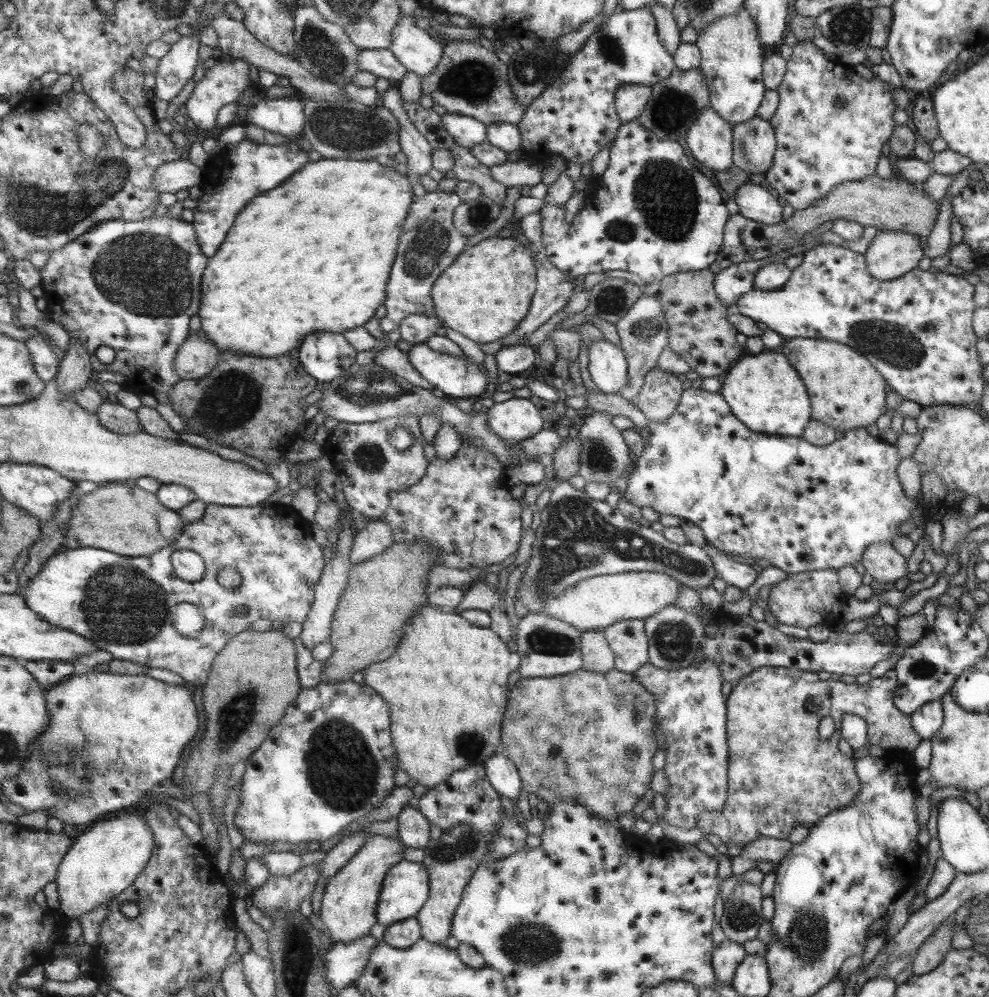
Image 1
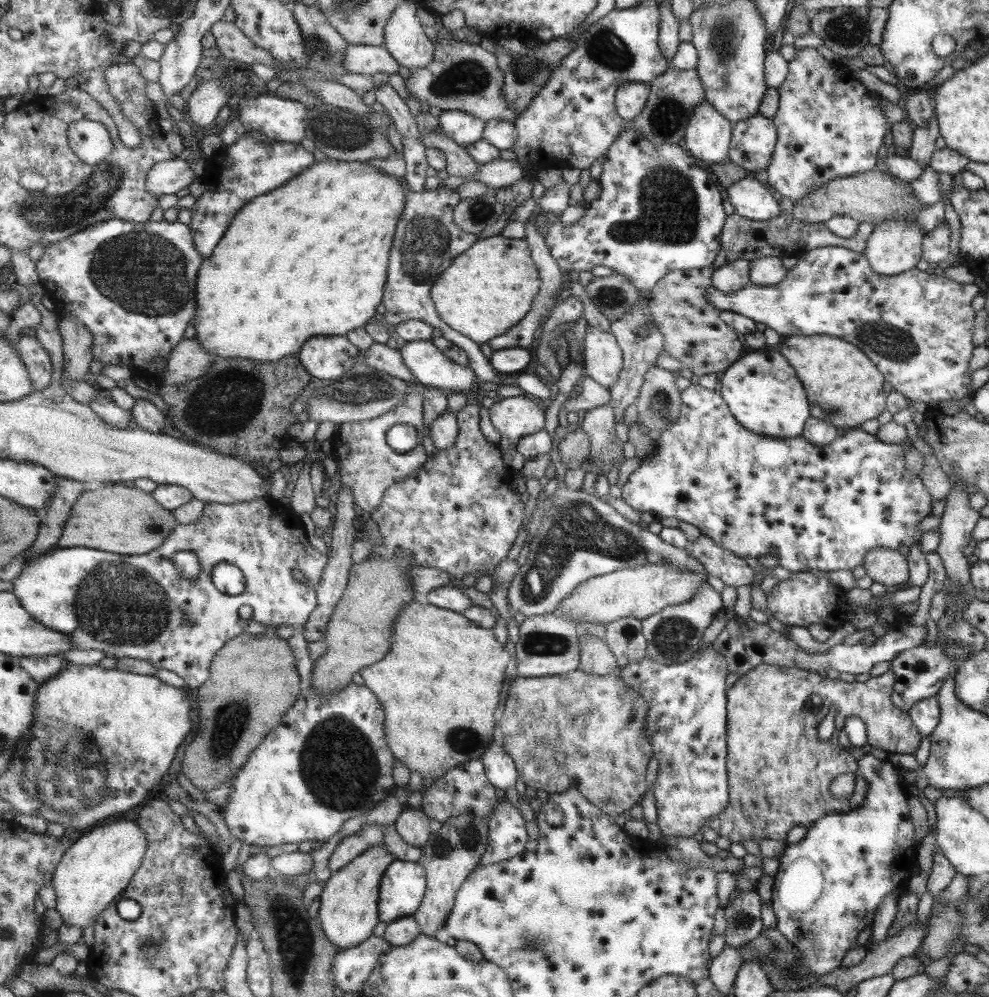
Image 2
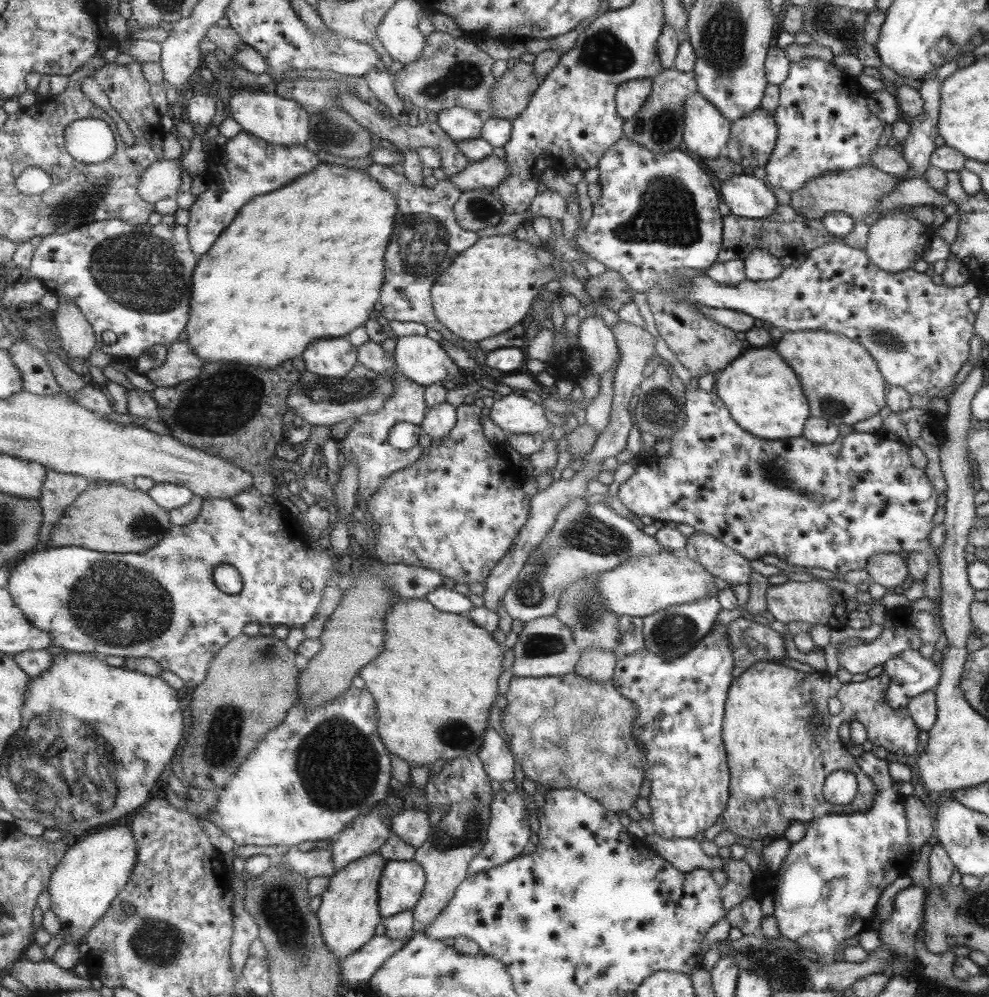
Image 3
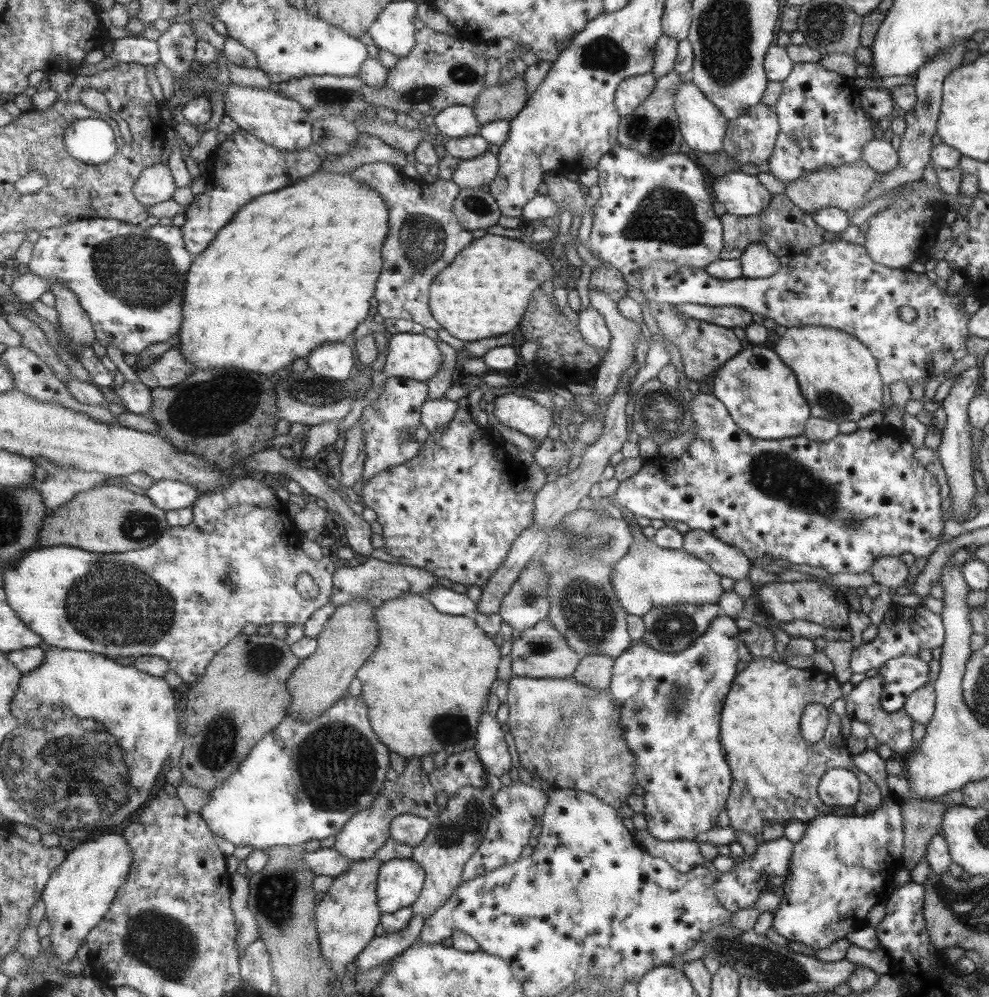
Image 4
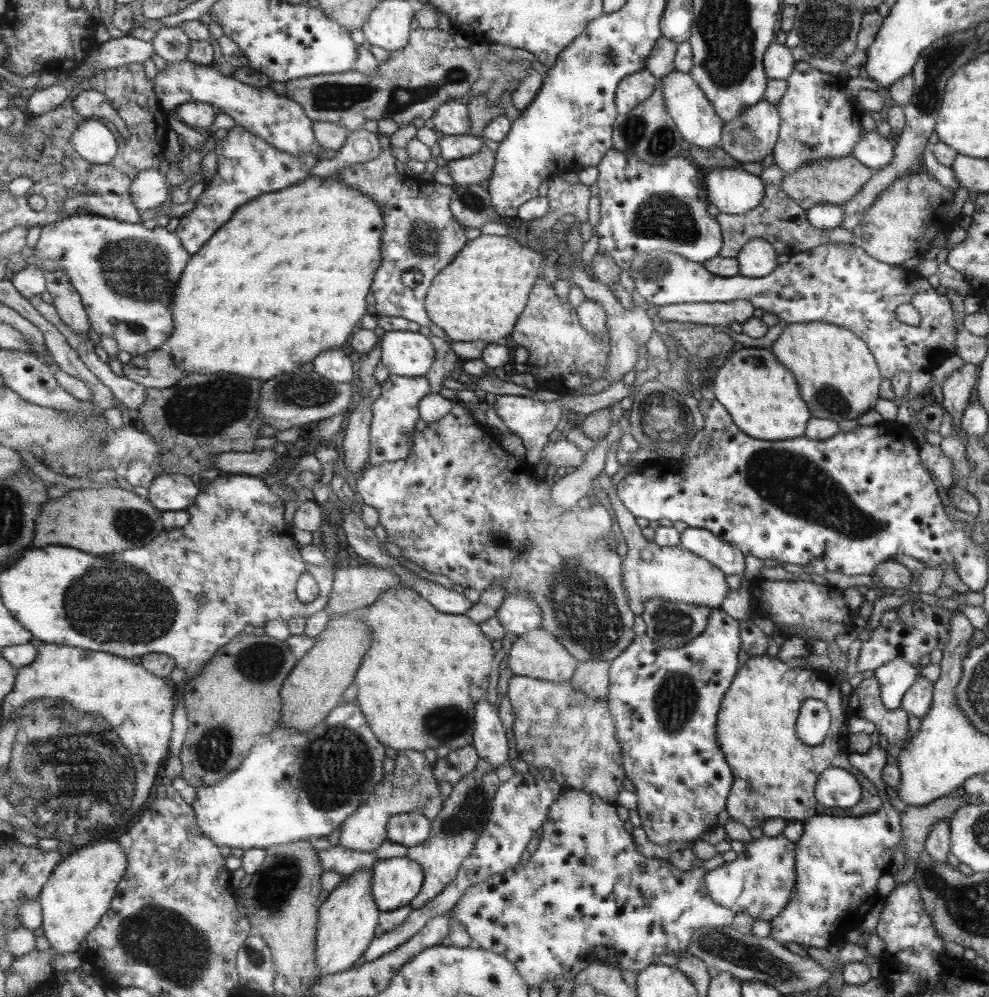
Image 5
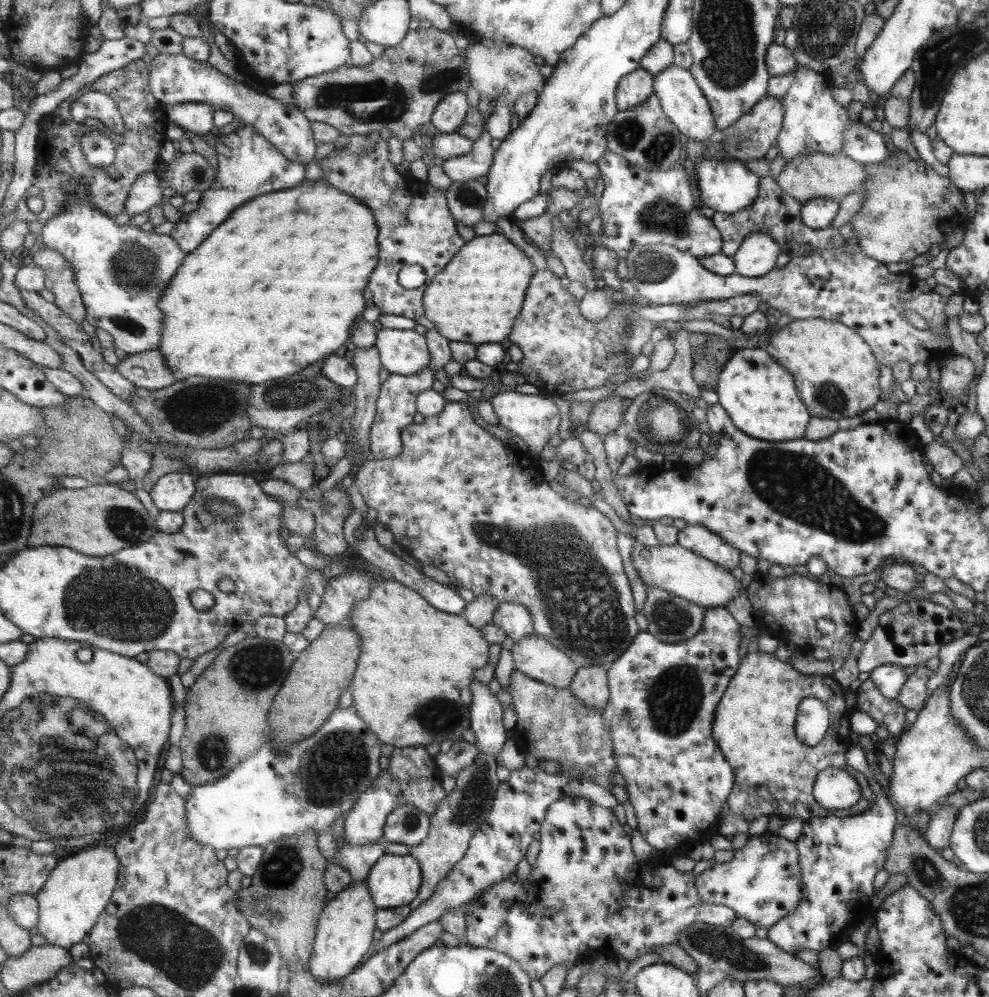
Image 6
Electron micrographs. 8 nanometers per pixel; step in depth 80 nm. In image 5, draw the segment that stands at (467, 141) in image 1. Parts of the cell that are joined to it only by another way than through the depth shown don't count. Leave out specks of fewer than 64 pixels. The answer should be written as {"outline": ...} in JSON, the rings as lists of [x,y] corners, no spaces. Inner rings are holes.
{"outline":[[[451,99],[449,103],[442,104],[432,118],[435,130],[443,135],[457,136],[470,134],[471,119],[468,109],[468,101],[463,99]]]}

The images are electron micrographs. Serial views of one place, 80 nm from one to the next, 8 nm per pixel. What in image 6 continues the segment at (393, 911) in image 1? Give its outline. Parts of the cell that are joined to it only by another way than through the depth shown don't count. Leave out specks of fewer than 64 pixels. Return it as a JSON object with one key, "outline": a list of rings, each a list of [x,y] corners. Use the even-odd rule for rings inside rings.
{"outline":[[[411,854],[382,856],[367,880],[378,909],[410,906],[418,898],[422,884],[422,865]]]}

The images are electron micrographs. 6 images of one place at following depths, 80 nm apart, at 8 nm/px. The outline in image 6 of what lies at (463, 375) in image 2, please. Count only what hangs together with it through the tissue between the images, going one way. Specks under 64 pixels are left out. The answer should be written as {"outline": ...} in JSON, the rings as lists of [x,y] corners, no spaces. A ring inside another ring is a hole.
{"outline":[[[383,327],[378,332],[375,345],[379,349],[384,368],[390,374],[417,374],[431,362],[427,337],[425,334],[418,334],[415,329]]]}

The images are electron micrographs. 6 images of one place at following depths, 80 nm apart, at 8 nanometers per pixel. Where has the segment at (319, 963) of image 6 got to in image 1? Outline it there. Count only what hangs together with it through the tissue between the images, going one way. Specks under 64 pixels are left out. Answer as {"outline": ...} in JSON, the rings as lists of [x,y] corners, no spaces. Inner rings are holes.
{"outline":[[[373,834],[357,856],[350,860],[346,868],[330,878],[324,890],[320,914],[327,934],[334,942],[353,943],[371,935],[371,928],[378,922],[378,907],[382,896],[382,886],[387,874],[404,859],[407,847],[400,838]]]}

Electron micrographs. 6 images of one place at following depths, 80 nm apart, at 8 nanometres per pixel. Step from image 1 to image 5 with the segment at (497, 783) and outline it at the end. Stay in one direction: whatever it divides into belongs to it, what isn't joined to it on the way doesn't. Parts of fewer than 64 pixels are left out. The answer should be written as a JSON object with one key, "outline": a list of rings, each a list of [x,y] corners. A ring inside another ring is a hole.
{"outline":[[[486,698],[477,702],[474,725],[473,743],[481,758],[495,768],[507,764],[513,750],[512,733],[503,726],[497,707]]]}

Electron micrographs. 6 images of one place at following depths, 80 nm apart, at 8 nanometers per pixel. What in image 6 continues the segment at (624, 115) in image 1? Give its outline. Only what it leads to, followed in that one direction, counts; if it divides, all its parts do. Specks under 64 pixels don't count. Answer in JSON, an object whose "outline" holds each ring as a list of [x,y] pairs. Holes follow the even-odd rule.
{"outline":[[[637,67],[630,75],[624,76],[616,92],[618,109],[633,110],[653,94],[653,74]]]}

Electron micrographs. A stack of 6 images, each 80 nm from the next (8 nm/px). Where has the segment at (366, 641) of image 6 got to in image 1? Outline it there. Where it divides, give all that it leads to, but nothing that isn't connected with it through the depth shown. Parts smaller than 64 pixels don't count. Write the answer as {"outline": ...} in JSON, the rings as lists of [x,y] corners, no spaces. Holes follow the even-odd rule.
{"outline":[[[427,604],[423,605],[419,613],[413,615],[408,620],[403,638],[398,644],[398,651],[390,659],[366,667],[362,671],[365,684],[374,688],[390,705],[391,732],[393,732],[394,747],[397,748],[401,768],[404,768],[407,774],[410,774],[417,783],[428,788],[433,787],[446,781],[453,772],[469,768],[473,765],[485,764],[486,760],[497,752],[495,750],[499,746],[499,738],[500,740],[502,738],[501,720],[503,720],[507,704],[509,704],[509,700],[507,700],[507,682],[509,682],[509,674],[511,674],[509,660],[511,660],[511,650],[507,648],[506,641],[493,628],[481,628],[459,613],[456,614],[451,610],[442,610],[434,605]]]}

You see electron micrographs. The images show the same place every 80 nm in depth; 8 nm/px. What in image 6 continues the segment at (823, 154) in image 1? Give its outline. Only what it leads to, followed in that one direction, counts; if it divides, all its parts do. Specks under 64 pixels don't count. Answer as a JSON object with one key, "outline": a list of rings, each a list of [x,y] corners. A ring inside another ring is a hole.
{"outline":[[[797,65],[793,74],[792,83],[780,98],[786,112],[782,119],[782,130],[779,131],[779,136],[776,139],[777,155],[782,156],[787,162],[794,156],[806,152],[821,151],[833,154],[840,151],[842,132],[849,120],[847,120],[845,110],[831,98],[830,88],[837,84],[836,79],[827,80],[825,76],[815,74],[815,71],[800,65]]]}

